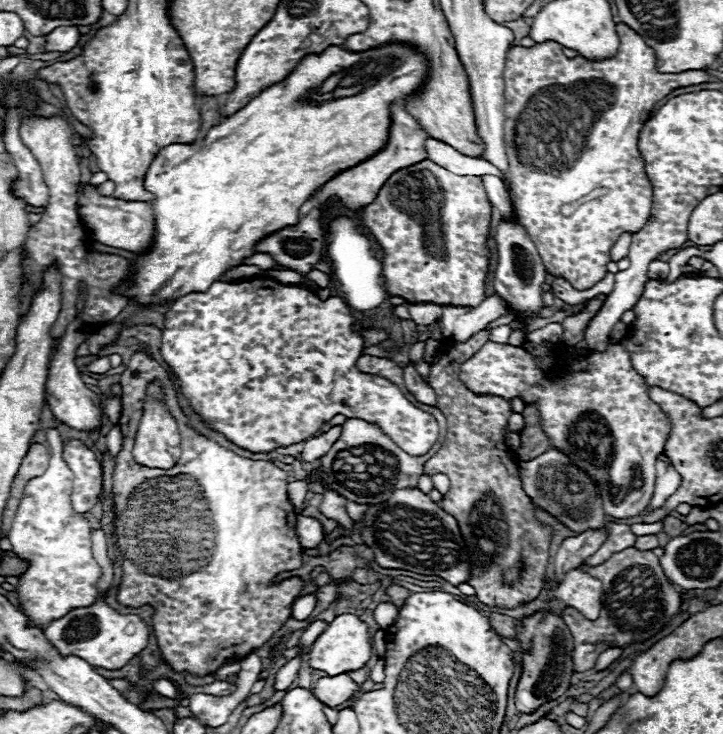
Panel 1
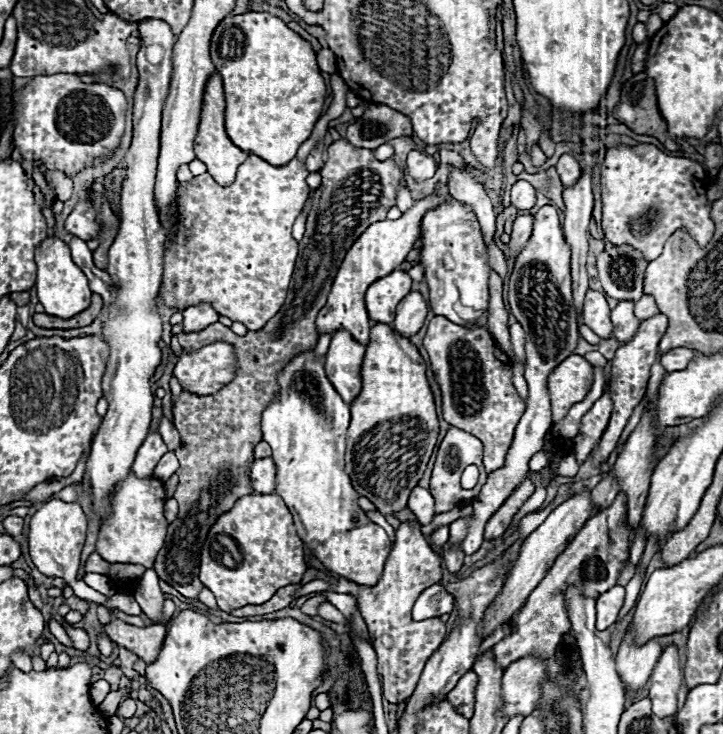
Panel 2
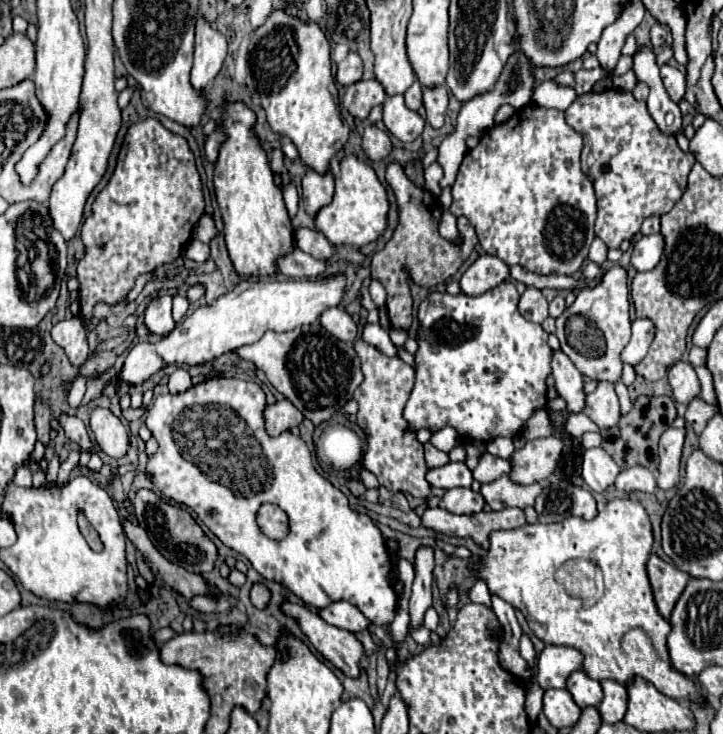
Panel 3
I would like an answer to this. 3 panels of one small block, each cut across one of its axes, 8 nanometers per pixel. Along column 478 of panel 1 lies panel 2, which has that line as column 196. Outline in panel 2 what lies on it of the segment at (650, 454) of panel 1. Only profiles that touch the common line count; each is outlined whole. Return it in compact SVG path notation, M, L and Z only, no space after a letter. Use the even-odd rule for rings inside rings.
M212 342L196 352L182 350L174 368L176 378L184 390L198 396L212 396L220 392L238 372L234 348L228 342Z

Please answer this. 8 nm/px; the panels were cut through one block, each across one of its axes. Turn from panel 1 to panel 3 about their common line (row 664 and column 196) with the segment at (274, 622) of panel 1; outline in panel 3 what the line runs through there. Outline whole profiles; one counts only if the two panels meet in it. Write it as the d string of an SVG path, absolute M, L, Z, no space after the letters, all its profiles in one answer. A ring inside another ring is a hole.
M146 118L132 124L124 136L116 168L104 190L96 196L92 204L92 216L84 220L80 230L86 256L78 262L76 278L80 282L80 314L88 322L88 328L92 328L90 312L94 304L104 302L108 306L114 306L126 300L128 292L134 288L134 280L138 274L152 272L166 262L174 262L174 258L182 254L186 244L192 240L194 226L200 220L202 212L202 182L186 138L172 134L156 118Z

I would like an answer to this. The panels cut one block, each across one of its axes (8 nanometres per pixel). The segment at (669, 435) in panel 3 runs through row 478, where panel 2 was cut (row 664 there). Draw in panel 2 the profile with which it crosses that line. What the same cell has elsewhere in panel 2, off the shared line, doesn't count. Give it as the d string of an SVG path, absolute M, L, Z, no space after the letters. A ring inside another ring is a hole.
M668 646L650 678L650 688L648 688L648 698L652 700L652 712L658 718L670 718L676 714L676 694L682 684L682 674L680 674L680 664L678 664L678 650L676 646Z

